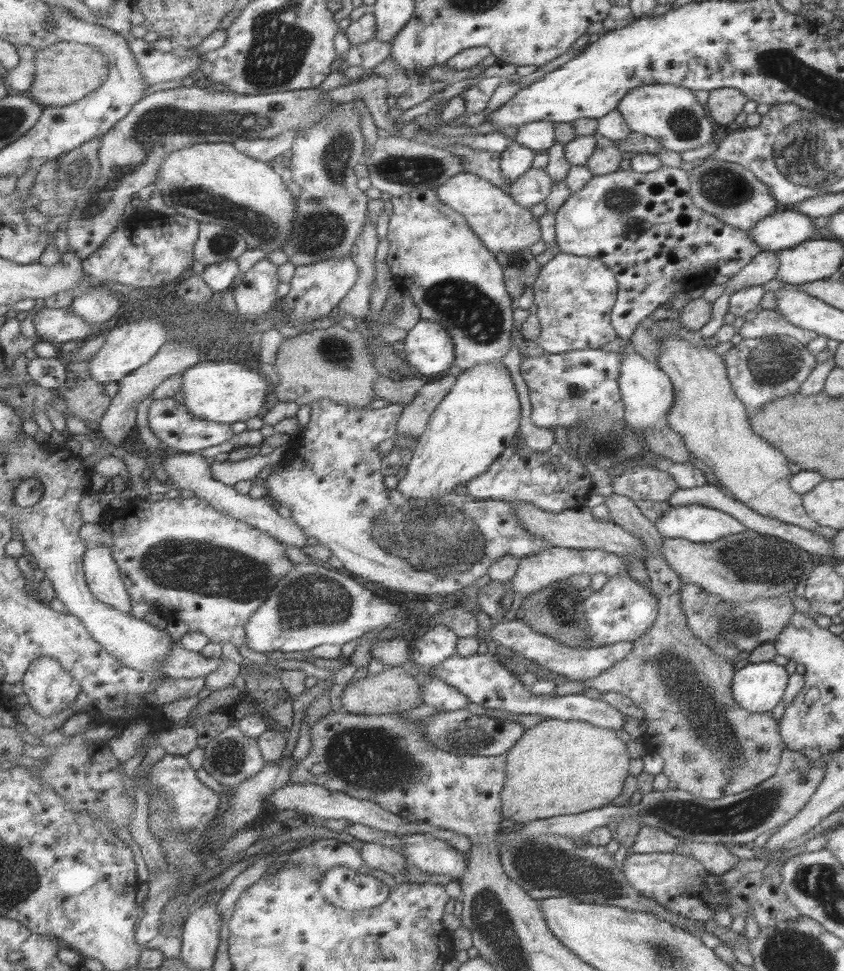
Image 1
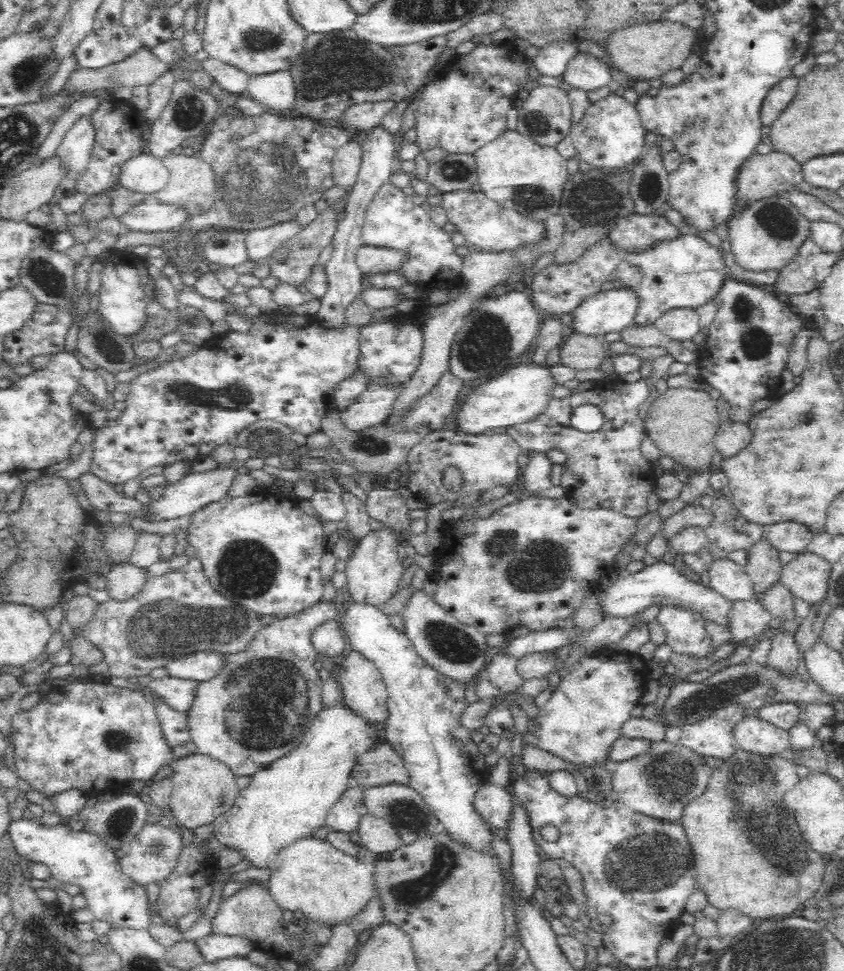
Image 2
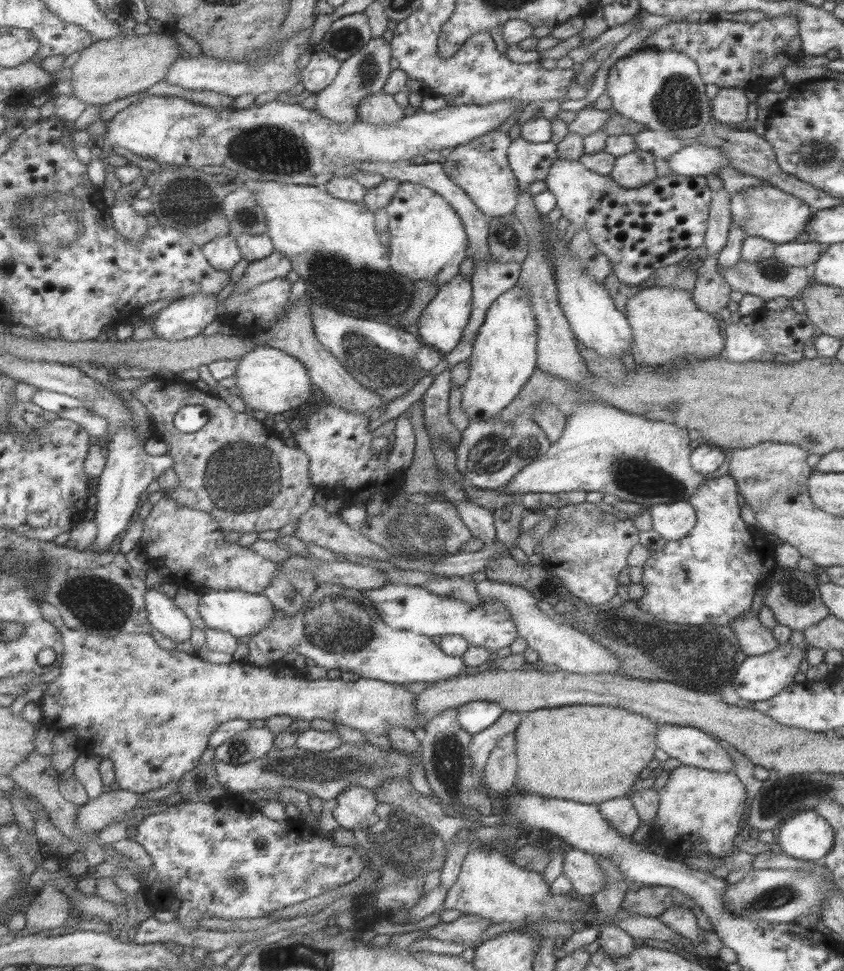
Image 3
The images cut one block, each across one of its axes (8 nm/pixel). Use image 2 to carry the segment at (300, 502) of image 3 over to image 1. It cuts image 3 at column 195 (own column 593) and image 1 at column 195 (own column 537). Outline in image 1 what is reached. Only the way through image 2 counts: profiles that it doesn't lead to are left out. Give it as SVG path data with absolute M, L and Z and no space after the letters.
M172 398L153 400L148 410L148 427L161 440L162 446L170 446L186 453L199 453L209 446L223 444L235 435L229 424L199 418L189 412L187 404L179 404Z

